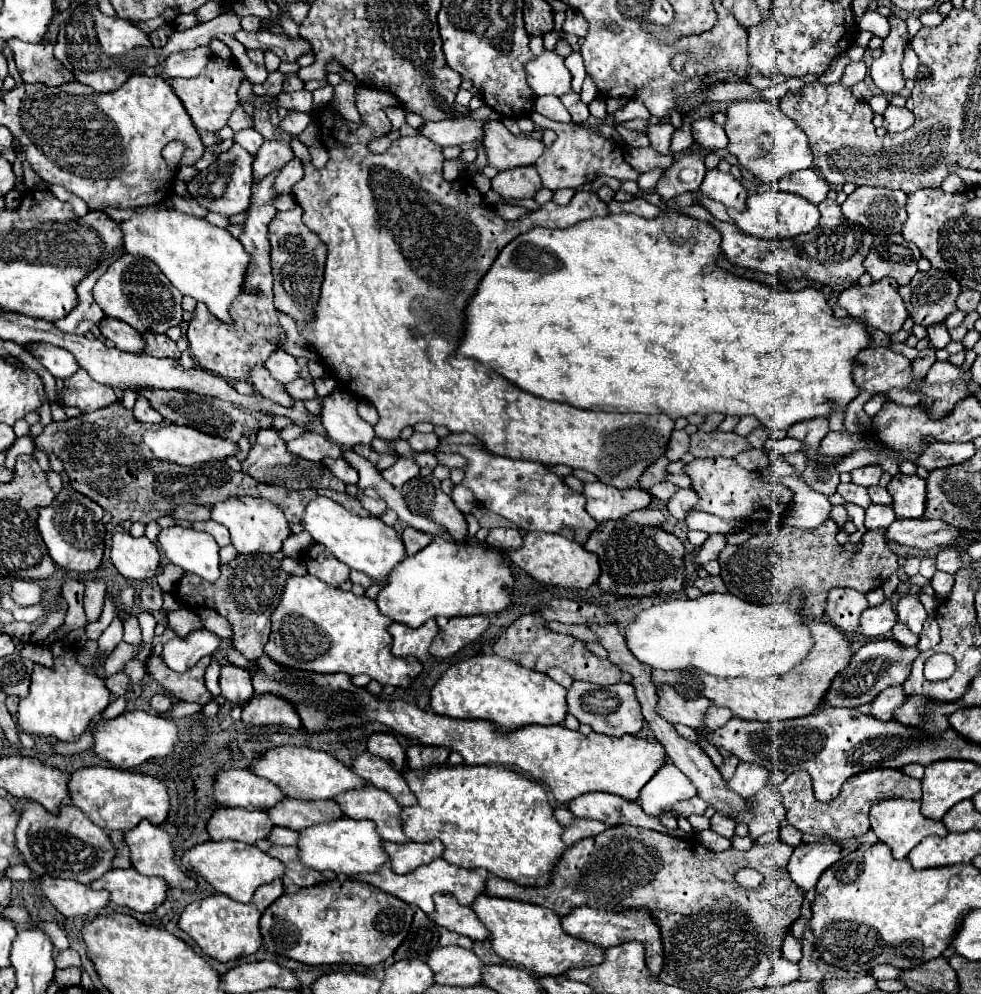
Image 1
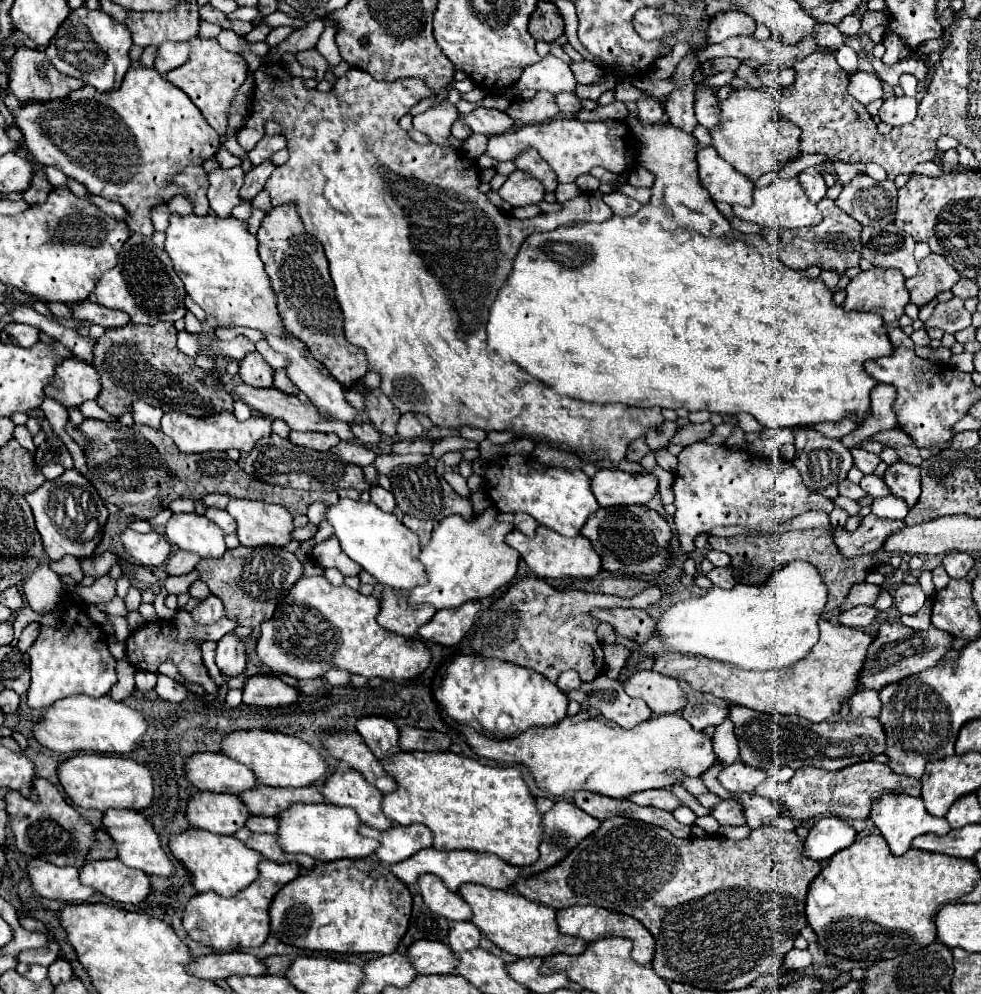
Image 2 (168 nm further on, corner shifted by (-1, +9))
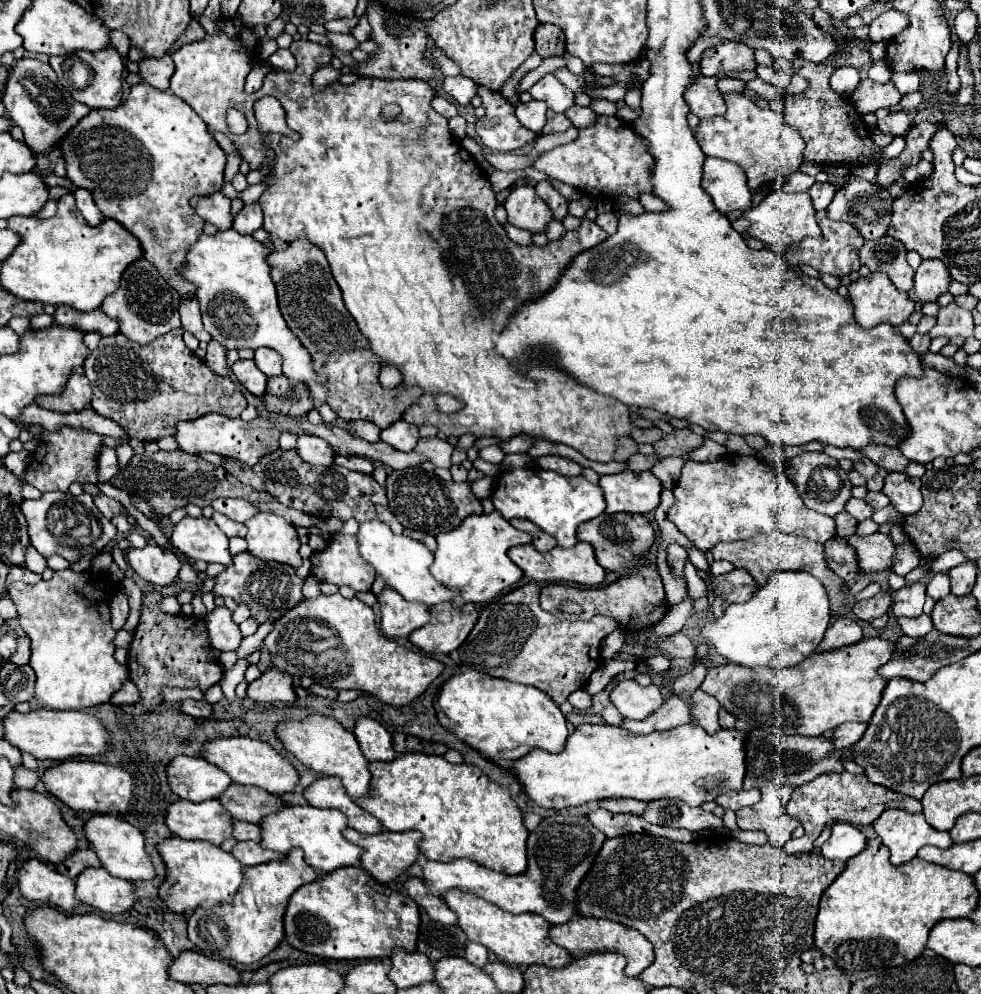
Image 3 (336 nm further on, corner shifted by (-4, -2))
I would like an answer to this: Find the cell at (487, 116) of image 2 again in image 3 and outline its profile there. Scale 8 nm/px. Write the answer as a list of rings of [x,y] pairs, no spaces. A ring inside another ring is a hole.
[[[484,86],[478,87],[477,94],[483,105],[486,105],[486,116],[476,122],[476,132],[486,148],[498,152],[512,152],[536,138],[534,132],[526,130],[516,120],[514,106],[510,106],[500,94]]]

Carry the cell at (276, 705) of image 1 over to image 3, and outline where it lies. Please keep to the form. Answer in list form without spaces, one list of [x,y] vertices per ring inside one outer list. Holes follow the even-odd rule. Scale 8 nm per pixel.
[[[276,668],[266,670],[258,680],[248,686],[248,698],[256,702],[286,702],[292,704],[296,700],[296,692],[292,686],[292,676],[288,672],[280,672]]]

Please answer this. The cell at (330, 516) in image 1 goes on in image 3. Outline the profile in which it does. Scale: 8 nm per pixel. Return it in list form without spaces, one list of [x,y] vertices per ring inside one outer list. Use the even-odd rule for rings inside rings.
[[[380,520],[360,524],[358,540],[360,540],[362,558],[368,560],[372,568],[386,580],[386,586],[400,592],[408,602],[420,602],[426,606],[434,606],[440,602],[450,602],[458,594],[456,590],[450,590],[444,584],[440,584],[430,574],[428,560],[432,560],[432,552],[422,542],[416,542],[408,536],[392,534],[392,530]]]

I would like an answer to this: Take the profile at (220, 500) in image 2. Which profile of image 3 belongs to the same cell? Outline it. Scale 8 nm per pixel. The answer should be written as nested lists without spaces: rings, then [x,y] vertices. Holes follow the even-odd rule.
[[[218,498],[212,502],[212,508],[216,512],[226,514],[228,518],[236,522],[246,522],[258,514],[258,508],[254,504],[250,504],[248,500],[240,500],[240,498]]]

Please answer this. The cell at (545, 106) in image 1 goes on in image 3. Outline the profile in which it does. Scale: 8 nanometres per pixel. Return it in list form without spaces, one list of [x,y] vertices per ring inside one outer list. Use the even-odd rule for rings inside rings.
[[[530,100],[528,104],[518,104],[516,106],[516,116],[518,120],[522,122],[522,126],[526,126],[528,130],[540,134],[540,130],[544,128],[546,124],[546,110],[548,106],[544,102],[538,102],[538,100]]]

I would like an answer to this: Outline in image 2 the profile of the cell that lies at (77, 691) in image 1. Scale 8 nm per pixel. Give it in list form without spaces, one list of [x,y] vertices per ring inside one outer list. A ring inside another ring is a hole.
[[[57,605],[53,613],[61,619],[57,627],[43,627],[35,645],[27,651],[31,657],[31,687],[27,691],[27,705],[31,709],[47,709],[63,697],[77,693],[89,697],[103,697],[117,683],[115,659],[109,653],[105,633],[93,623],[83,605]]]

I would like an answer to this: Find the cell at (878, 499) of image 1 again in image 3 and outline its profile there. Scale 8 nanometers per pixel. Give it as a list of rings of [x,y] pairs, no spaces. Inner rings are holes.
[[[868,492],[866,498],[864,498],[872,508],[884,508],[890,504],[890,500],[882,494],[882,492]]]

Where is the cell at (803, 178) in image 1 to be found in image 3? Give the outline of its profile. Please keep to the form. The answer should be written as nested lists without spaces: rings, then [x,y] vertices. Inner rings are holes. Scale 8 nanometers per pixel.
[[[816,182],[816,184],[808,190],[808,194],[812,196],[814,208],[816,208],[816,210],[824,210],[824,208],[832,202],[832,198],[834,198],[834,194],[836,194],[836,188],[834,188],[834,184],[830,184],[830,182],[824,182],[824,184]]]

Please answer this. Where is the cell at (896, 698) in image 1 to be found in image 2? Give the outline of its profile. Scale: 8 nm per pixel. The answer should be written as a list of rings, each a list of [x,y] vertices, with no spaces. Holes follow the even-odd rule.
[[[859,689],[851,697],[851,715],[855,715],[855,717],[877,717],[879,711],[881,711],[879,691]]]

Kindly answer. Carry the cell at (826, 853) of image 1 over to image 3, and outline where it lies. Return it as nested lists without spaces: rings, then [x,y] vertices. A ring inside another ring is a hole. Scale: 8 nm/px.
[[[838,822],[832,826],[832,836],[822,844],[824,858],[830,860],[850,860],[866,848],[866,836],[852,824]]]

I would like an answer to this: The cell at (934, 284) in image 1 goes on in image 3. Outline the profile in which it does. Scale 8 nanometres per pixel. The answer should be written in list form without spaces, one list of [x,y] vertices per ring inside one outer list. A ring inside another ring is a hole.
[[[922,260],[916,270],[914,288],[908,292],[910,300],[916,302],[934,302],[940,294],[948,290],[950,272],[940,260]]]

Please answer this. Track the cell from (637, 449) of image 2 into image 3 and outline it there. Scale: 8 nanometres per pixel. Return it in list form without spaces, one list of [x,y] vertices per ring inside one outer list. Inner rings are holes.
[[[622,436],[622,438],[616,442],[614,460],[616,460],[616,462],[624,462],[624,460],[628,460],[632,454],[636,454],[636,452],[638,452],[638,444],[636,444],[632,438]]]

